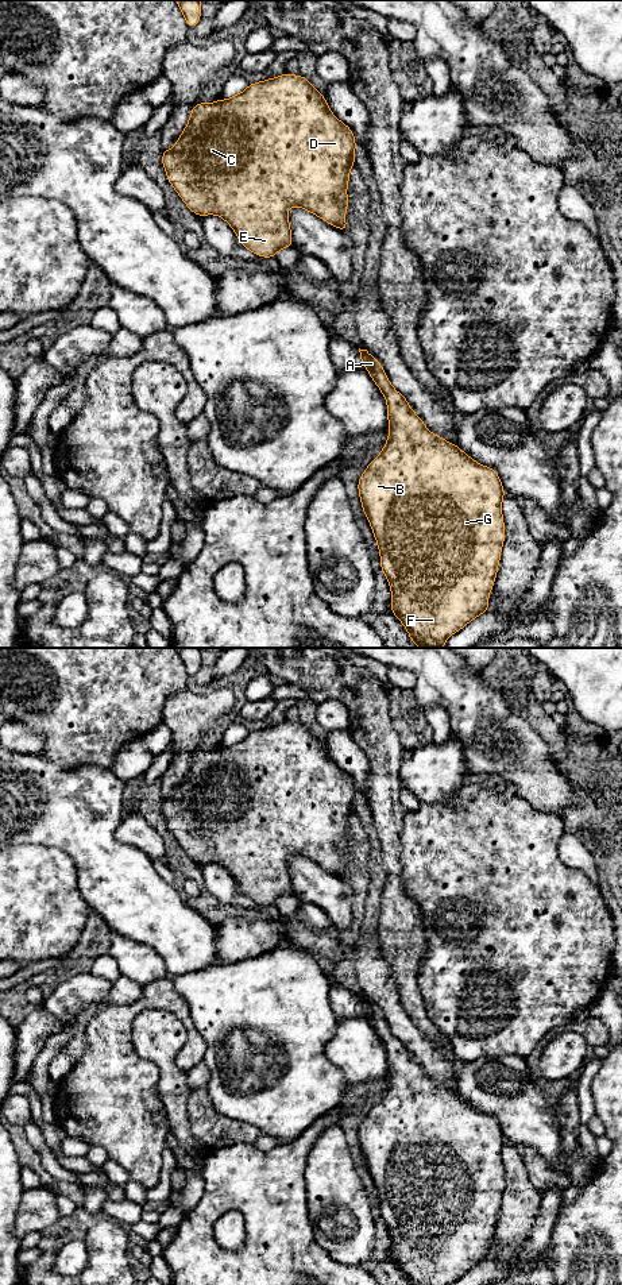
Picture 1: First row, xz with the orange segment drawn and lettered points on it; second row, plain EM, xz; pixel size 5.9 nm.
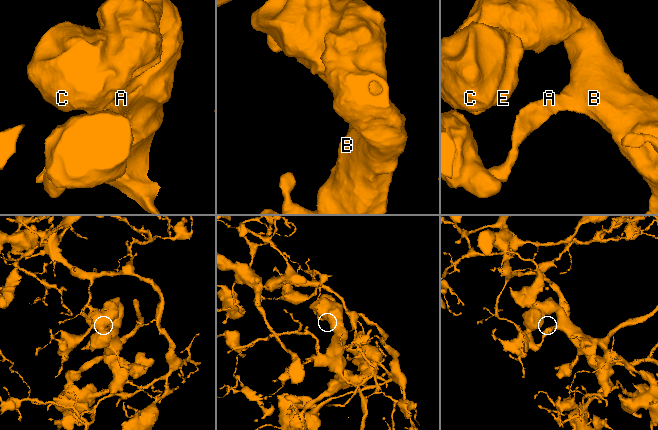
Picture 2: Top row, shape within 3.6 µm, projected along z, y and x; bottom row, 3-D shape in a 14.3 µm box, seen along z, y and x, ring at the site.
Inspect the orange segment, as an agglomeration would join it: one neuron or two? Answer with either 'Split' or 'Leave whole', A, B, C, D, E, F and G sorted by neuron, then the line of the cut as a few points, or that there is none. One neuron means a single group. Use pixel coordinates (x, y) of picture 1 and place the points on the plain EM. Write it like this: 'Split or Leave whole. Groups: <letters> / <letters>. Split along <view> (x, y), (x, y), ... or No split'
Leave whole. Groups: A B C D E F G. No split

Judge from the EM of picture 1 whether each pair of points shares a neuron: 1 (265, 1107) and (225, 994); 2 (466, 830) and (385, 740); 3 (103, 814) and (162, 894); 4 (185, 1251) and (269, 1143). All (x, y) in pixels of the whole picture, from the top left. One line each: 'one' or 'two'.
1: one
2: two
3: one
4: two

